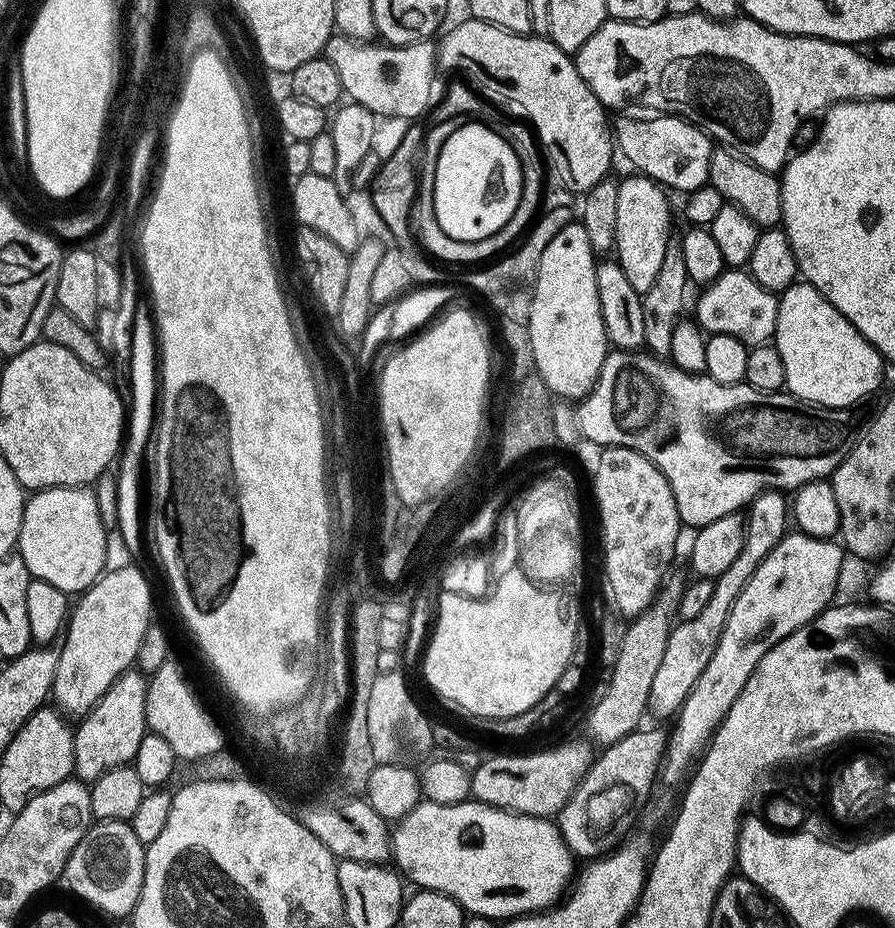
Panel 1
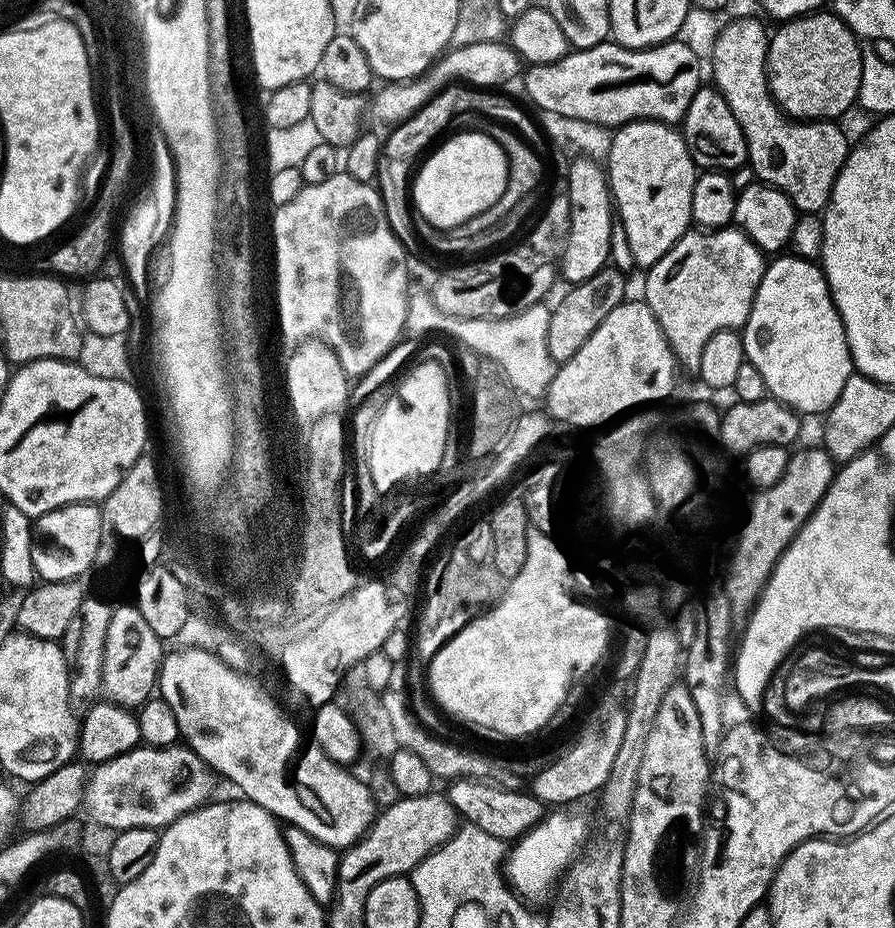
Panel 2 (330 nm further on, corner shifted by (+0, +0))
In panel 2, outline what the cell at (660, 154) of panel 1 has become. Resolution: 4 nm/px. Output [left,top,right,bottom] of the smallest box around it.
[522,38,702,130]

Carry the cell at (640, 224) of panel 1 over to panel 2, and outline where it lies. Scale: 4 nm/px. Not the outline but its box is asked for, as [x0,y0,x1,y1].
[606,120,697,270]

